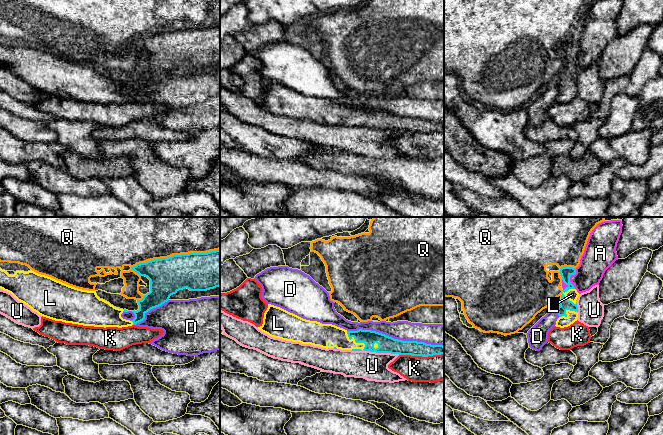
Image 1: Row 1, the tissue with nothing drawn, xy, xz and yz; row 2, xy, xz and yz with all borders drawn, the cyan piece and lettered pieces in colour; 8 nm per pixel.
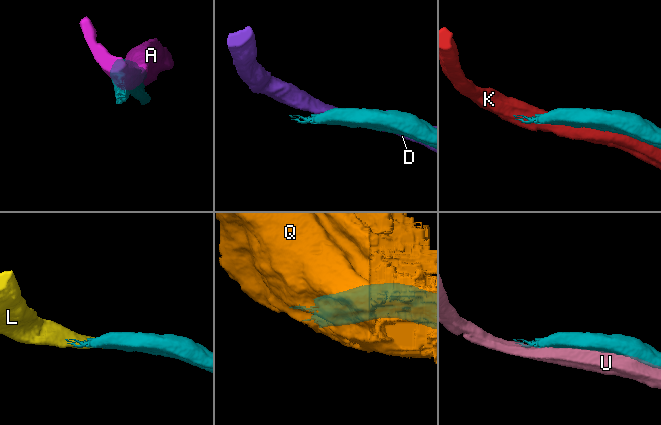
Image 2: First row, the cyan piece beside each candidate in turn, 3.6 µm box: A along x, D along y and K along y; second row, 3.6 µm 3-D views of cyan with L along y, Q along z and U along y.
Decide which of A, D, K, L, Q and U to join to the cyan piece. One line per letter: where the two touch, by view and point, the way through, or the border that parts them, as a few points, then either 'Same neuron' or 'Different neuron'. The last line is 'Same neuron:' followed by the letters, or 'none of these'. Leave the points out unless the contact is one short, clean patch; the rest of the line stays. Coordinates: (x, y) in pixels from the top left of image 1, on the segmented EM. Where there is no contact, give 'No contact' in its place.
A: Touches cyan at yz (569, 277). Different neuron
D: Touches cyan at xz (395, 339). Different neuron
K: Touches cyan at xz (421, 355). Different neuron
L: Touches cyan at xz (355, 341). Same neuron
Q: Touches cyan at xy (174, 255). Different neuron
U: Touches cyan at xz (375, 351). Different neuron
Same neuron: L

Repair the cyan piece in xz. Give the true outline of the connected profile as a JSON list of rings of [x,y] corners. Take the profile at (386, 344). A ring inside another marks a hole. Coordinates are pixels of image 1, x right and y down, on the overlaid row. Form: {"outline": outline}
{"outline": [[[268,304],[263,324],[258,329],[274,338],[326,349],[364,350],[422,357],[444,354],[443,345],[402,341],[371,330],[347,331],[332,324],[303,319],[271,304]]]}

